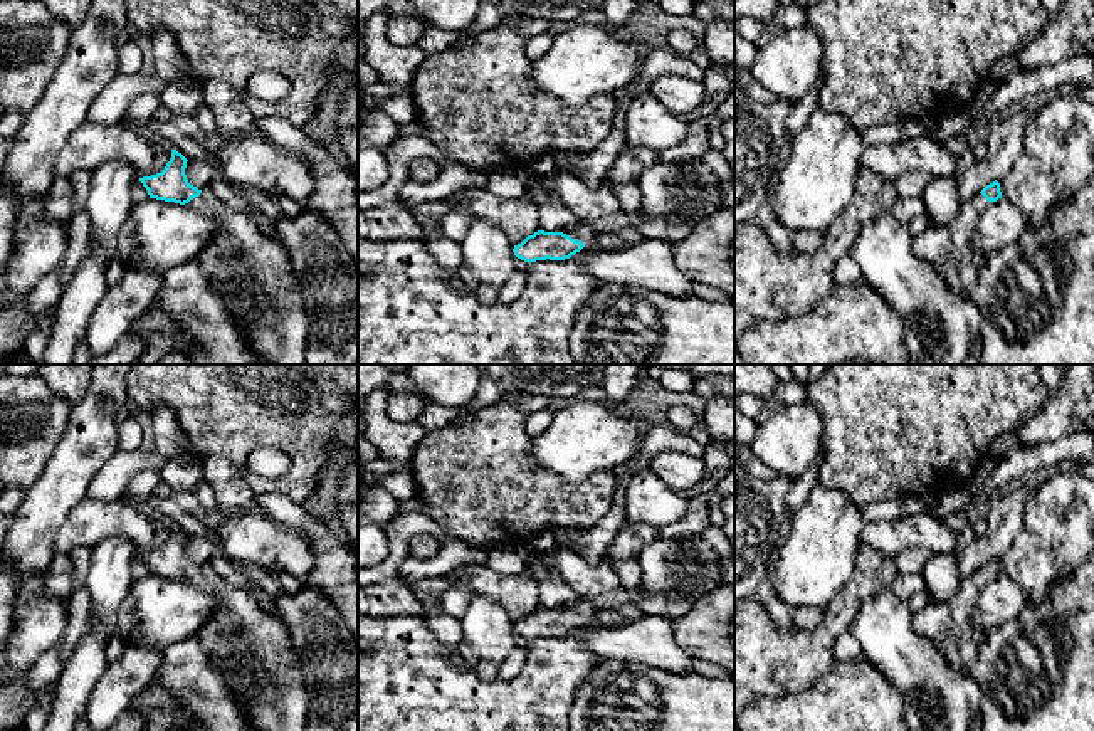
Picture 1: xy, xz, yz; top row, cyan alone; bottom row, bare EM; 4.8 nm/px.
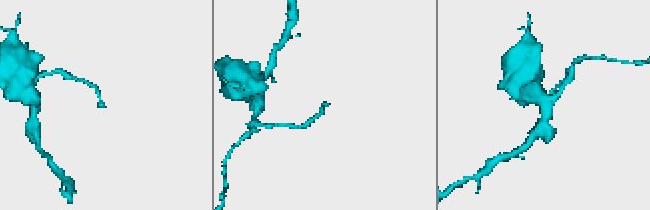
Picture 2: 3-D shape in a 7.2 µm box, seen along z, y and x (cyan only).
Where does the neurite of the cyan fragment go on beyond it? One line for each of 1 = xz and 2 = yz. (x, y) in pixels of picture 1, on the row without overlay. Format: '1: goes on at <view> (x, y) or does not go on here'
1: goes on at xz (582, 607)
2: goes on at yz (948, 624)

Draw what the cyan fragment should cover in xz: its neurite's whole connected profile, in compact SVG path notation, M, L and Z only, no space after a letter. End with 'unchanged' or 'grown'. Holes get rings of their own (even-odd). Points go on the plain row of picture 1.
M580 597L565 608L538 607L528 612L513 628L524 639L565 637L580 628L586 620L593 620L597 607L588 597Z | grown

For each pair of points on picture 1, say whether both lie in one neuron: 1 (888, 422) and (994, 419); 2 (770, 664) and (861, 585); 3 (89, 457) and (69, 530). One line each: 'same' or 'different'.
1: same
2: same
3: different

